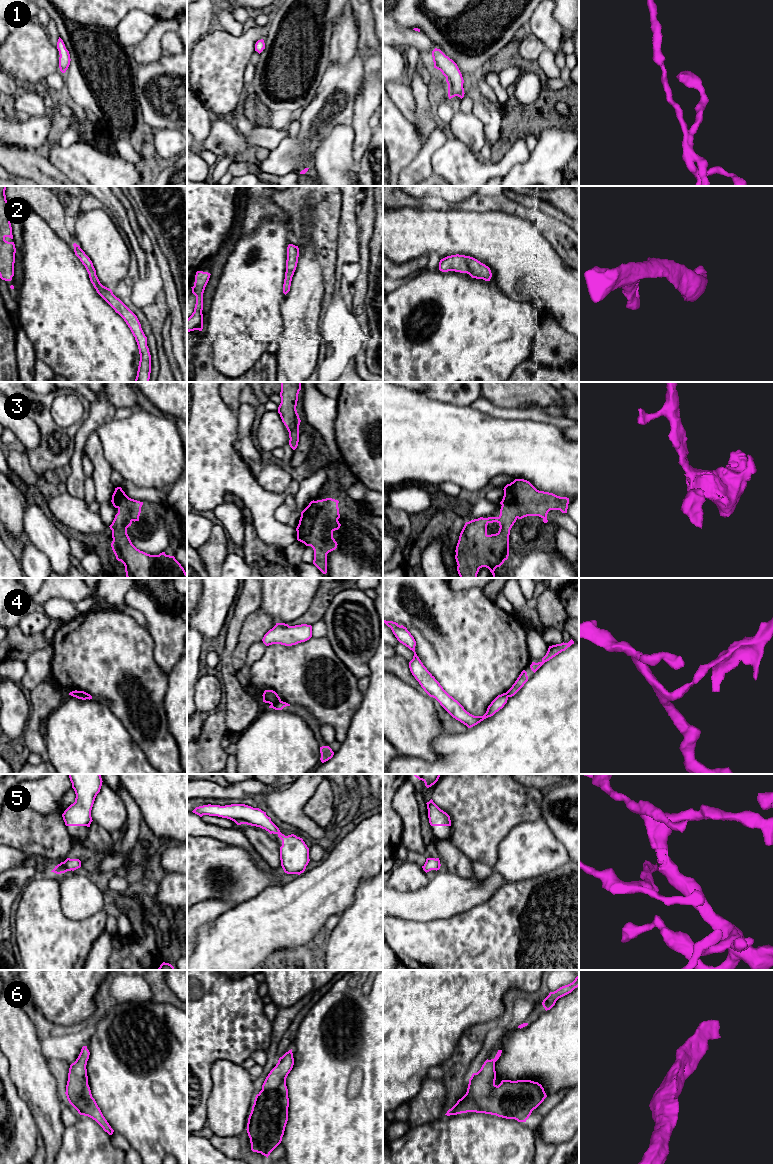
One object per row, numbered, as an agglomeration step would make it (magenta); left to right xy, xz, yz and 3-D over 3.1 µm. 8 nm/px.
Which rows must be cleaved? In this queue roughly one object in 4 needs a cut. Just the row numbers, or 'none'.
4

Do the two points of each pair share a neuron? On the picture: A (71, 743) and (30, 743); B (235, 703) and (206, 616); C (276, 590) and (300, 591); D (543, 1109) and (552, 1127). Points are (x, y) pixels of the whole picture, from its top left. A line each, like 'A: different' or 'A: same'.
A: different
B: different
C: same
D: different

